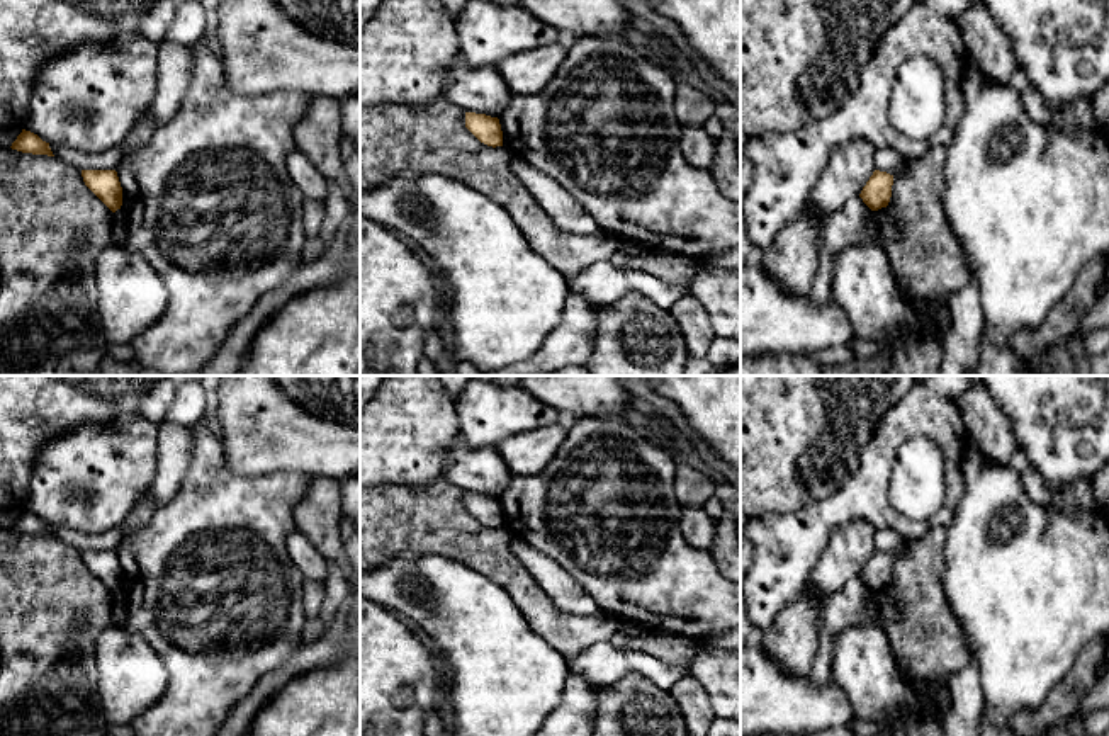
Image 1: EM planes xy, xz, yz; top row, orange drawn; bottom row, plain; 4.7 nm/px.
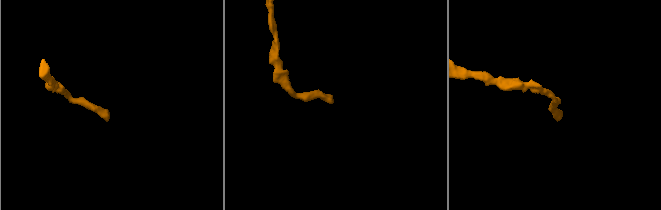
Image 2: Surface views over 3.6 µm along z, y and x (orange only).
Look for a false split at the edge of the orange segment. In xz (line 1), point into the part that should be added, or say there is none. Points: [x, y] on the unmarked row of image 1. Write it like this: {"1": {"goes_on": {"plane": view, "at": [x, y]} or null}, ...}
{"1": {"goes_on": null}}

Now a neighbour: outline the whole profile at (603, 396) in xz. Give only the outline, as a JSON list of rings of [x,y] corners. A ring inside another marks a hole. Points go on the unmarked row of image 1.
[[[520,376],[520,388],[535,399],[576,418],[622,418],[633,398],[623,389],[616,376]]]

